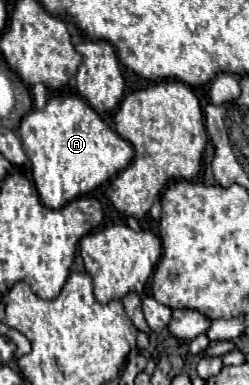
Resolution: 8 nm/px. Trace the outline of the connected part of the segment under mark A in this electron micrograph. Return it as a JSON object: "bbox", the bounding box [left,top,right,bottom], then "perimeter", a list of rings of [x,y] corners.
{"bbox":[19,95,133,210],"perimeter":[[[76,95],[53,96],[43,110],[33,110],[23,116],[19,134],[33,166],[33,182],[39,198],[53,210],[101,186],[133,160],[131,144],[117,136],[101,116]]]}

